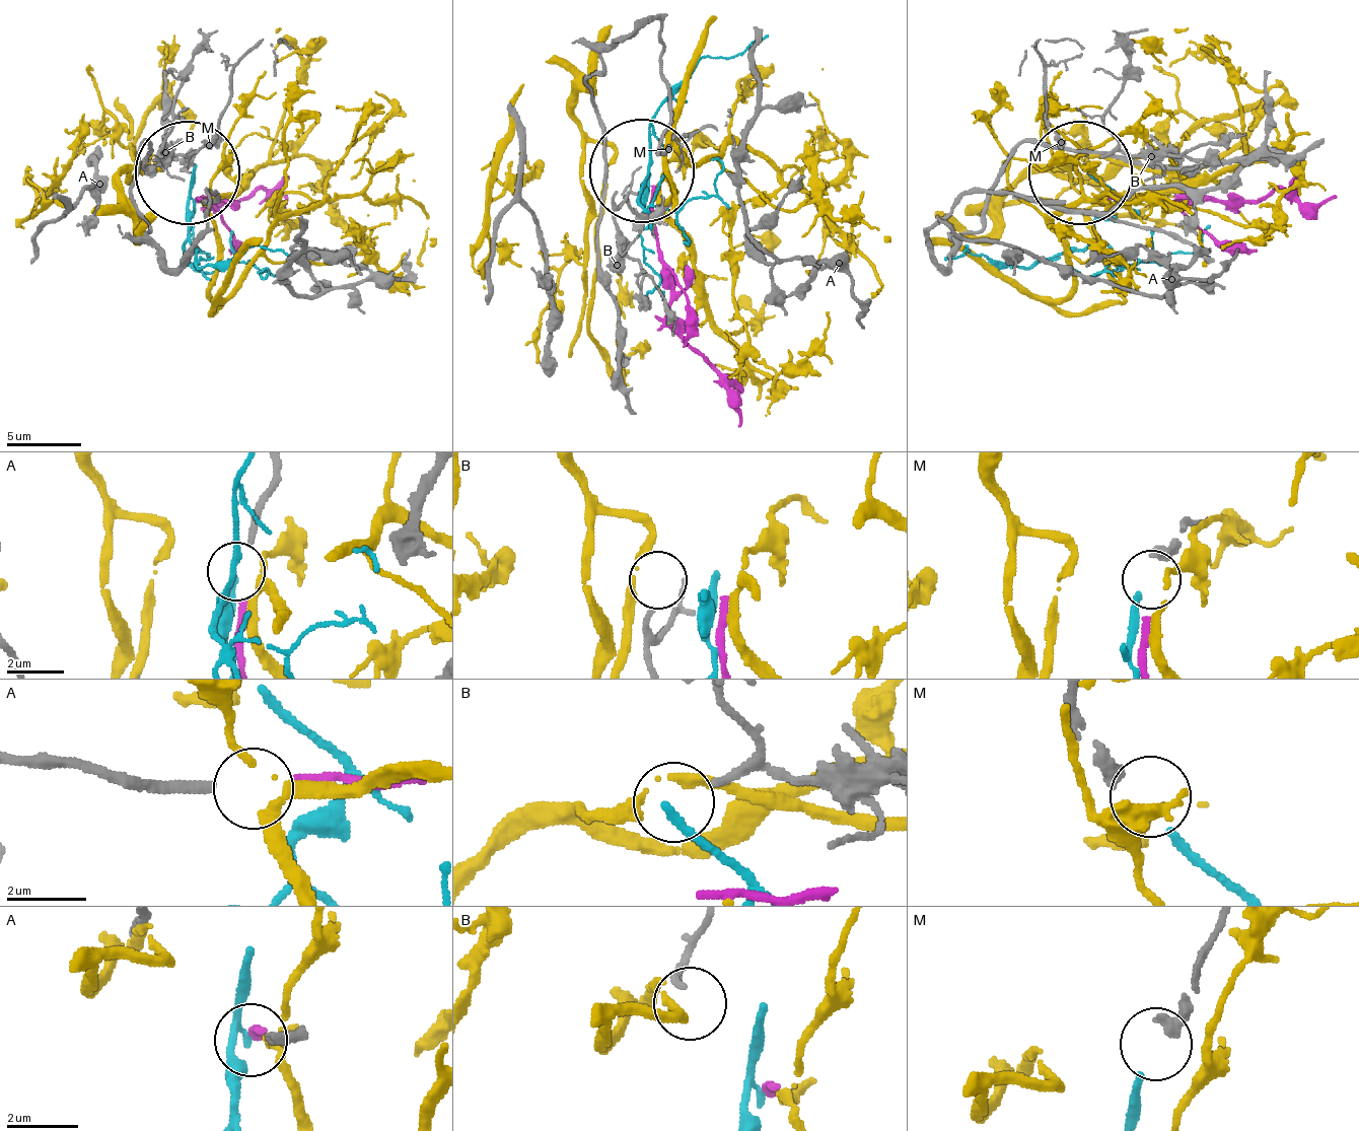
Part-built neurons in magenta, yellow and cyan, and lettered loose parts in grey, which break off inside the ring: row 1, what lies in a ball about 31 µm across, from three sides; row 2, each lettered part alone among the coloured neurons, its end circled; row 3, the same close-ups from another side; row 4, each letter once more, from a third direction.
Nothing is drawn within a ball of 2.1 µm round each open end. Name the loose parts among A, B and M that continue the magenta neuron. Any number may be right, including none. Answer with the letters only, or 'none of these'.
A

